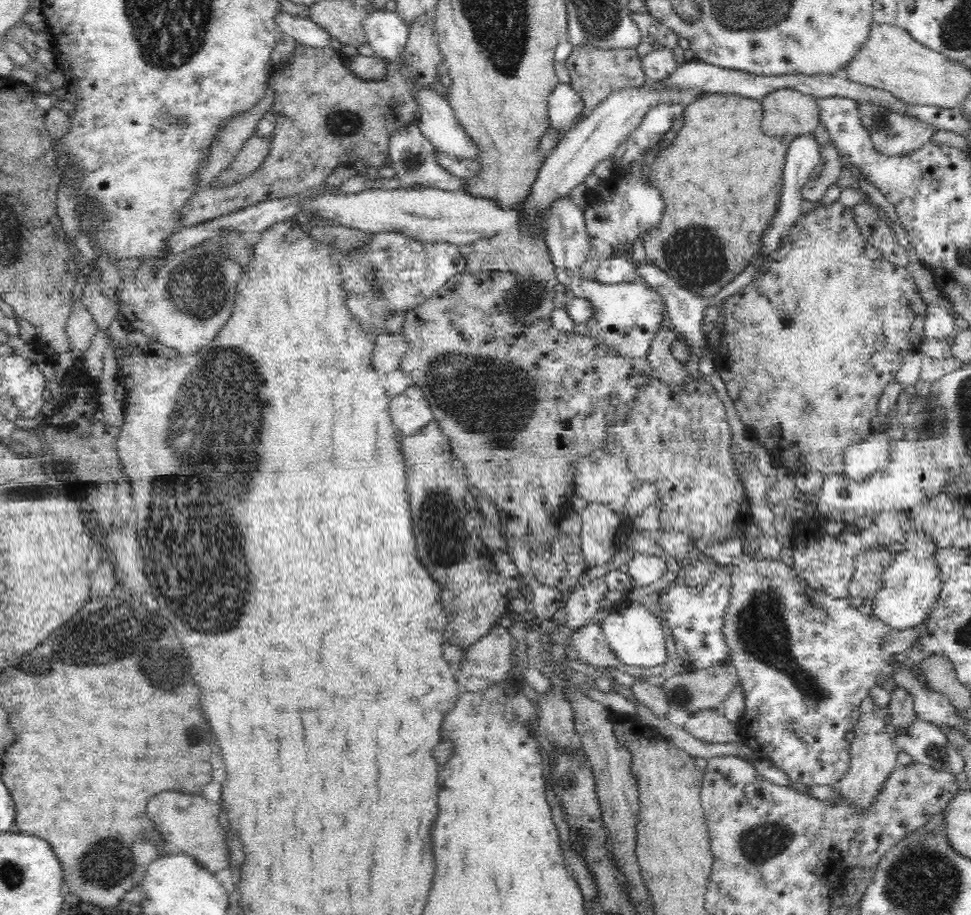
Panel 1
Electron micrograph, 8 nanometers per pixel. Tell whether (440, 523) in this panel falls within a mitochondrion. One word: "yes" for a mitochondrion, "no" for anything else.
yes

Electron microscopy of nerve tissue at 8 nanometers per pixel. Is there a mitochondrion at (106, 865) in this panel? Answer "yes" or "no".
yes

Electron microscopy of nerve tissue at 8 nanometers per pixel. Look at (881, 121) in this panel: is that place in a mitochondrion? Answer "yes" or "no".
yes

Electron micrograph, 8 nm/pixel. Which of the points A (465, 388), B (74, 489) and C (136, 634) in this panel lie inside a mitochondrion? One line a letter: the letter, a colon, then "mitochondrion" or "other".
A: mitochondrion
B: other
C: mitochondrion

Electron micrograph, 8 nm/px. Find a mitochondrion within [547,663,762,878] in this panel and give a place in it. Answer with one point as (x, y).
(681, 695)

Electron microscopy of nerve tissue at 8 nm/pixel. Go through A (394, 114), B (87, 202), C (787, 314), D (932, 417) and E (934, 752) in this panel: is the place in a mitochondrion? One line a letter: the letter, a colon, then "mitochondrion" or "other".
A: other
B: other
C: mitochondrion
D: mitochondrion
E: mitochondrion

